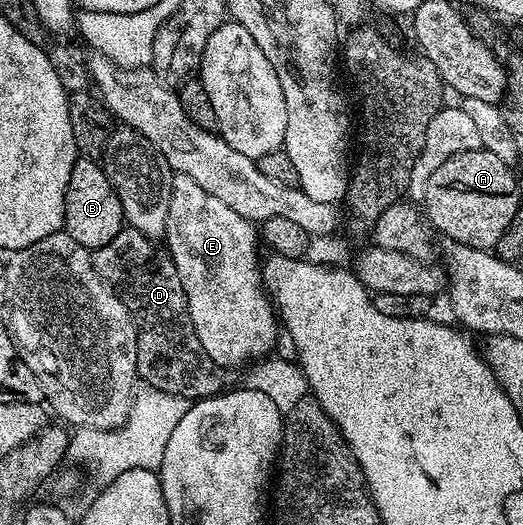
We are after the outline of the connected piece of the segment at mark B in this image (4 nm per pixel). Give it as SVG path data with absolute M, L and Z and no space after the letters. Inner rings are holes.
M88 156L77 157L74 168L70 172L70 184L66 188L66 200L64 201L64 230L78 240L90 252L95 252L114 236L118 236L120 230L125 229L122 204L106 176L103 165L99 161Z

